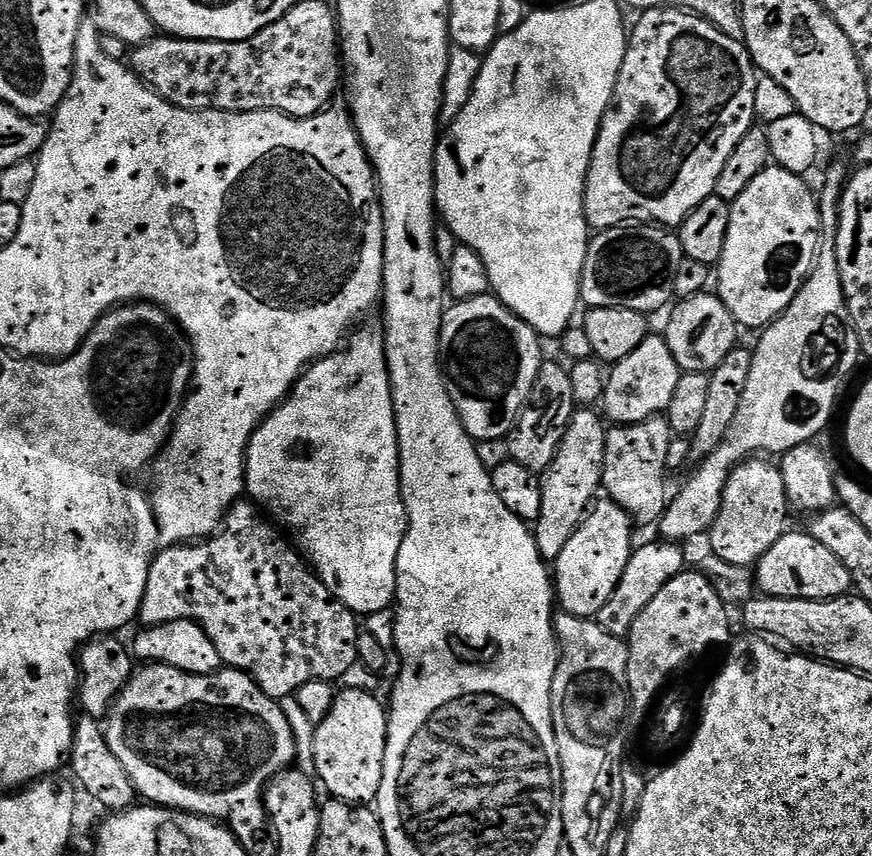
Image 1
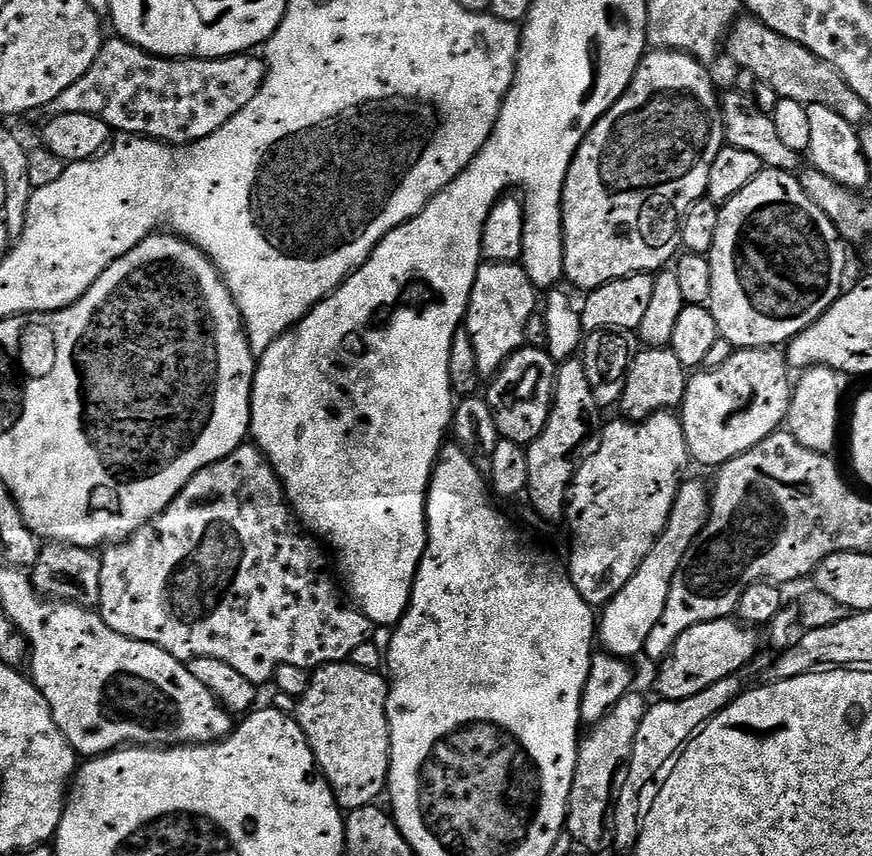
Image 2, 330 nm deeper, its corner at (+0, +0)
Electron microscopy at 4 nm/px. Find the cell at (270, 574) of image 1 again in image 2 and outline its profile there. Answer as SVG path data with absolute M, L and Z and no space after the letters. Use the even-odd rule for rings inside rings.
M245 442L226 458L194 474L194 478L190 478L190 482L176 495L174 502L170 502L170 506L166 506L166 510L159 512L153 520L143 524L135 534L123 542L113 543L103 549L100 556L102 578L98 611L106 626L110 626L110 630L126 638L158 646L166 650L166 654L185 662L194 658L218 658L218 662L234 666L234 670L238 670L242 678L250 678L250 682L257 686L263 686L267 680L269 683L275 677L278 666L302 666L315 670L326 664L338 664L347 661L354 654L354 650L362 646L362 642L373 639L374 625L370 617L365 616L355 603L350 602L347 595L342 594L337 577L331 576L334 568L333 565L332 568L328 565L329 553L324 553L319 543L321 544L319 539L313 538L305 531L296 513L292 511L288 497L284 494L284 486L276 477L276 471L272 469L272 464L264 453L255 443Z

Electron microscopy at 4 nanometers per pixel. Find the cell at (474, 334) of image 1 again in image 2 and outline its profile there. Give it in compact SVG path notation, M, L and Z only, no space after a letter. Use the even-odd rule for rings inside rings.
M484 262L481 265L477 272L475 269L470 280L466 327L470 342L474 342L474 355L478 357L480 375L491 378L519 348L525 347L527 323L530 316L538 312L538 289L519 263Z

